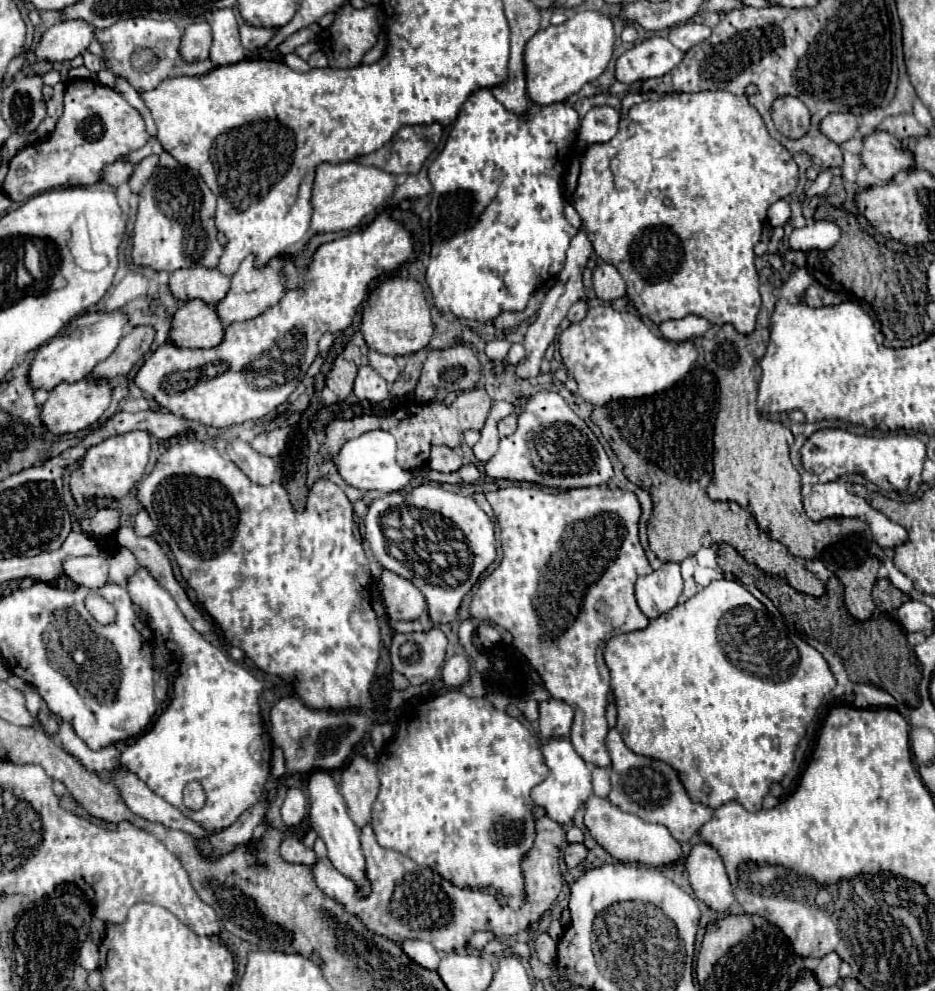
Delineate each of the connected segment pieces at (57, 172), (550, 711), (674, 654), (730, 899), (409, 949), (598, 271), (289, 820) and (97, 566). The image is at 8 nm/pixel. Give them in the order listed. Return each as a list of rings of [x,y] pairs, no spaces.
[[[73,80],[65,90],[65,112],[55,130],[35,144],[25,146],[9,162],[9,174],[3,190],[13,202],[69,186],[91,186],[99,182],[105,164],[117,162],[121,156],[135,152],[149,140],[141,114],[123,100],[115,90],[101,86],[95,80]]]
[[[563,700],[539,702],[539,732],[545,738],[567,738],[573,724],[573,708]]]
[[[725,578],[713,580],[709,586],[701,588],[693,598],[677,604],[665,616],[655,618],[647,628],[643,628],[639,632],[625,632],[625,634],[613,636],[603,648],[603,660],[611,674],[611,690],[613,690],[615,706],[619,712],[617,730],[621,732],[625,744],[635,754],[643,754],[643,756],[657,758],[657,760],[671,764],[679,772],[679,778],[681,778],[683,786],[687,788],[689,798],[693,802],[699,802],[709,808],[719,808],[725,802],[735,800],[735,802],[743,804],[749,812],[761,810],[761,802],[763,802],[765,794],[769,792],[769,786],[773,782],[781,782],[783,776],[791,770],[797,744],[805,736],[805,730],[807,730],[809,722],[813,720],[817,708],[821,706],[823,696],[835,688],[835,678],[833,678],[825,658],[815,648],[811,648],[807,642],[803,642],[799,636],[789,634],[785,624],[777,622],[767,612],[767,608],[751,592],[747,592],[747,588],[741,582],[725,580]]]
[[[699,842],[691,848],[685,858],[685,868],[689,874],[691,888],[697,898],[703,900],[709,908],[717,912],[725,912],[735,902],[731,882],[727,878],[723,860],[715,848],[707,842]]]
[[[409,940],[401,944],[403,952],[407,956],[411,956],[411,960],[415,960],[417,964],[421,964],[427,970],[437,970],[439,966],[439,954],[437,950],[429,944],[429,942],[421,942],[421,940]]]
[[[599,262],[597,268],[593,270],[593,288],[597,298],[607,302],[625,296],[625,280],[621,278],[615,266],[605,262]]]
[[[289,788],[285,802],[281,806],[281,818],[287,826],[295,826],[305,818],[307,796],[299,788]]]
[[[81,556],[81,558],[69,558],[63,564],[65,574],[79,586],[87,586],[91,590],[101,588],[109,582],[107,572],[107,560],[99,556]]]

